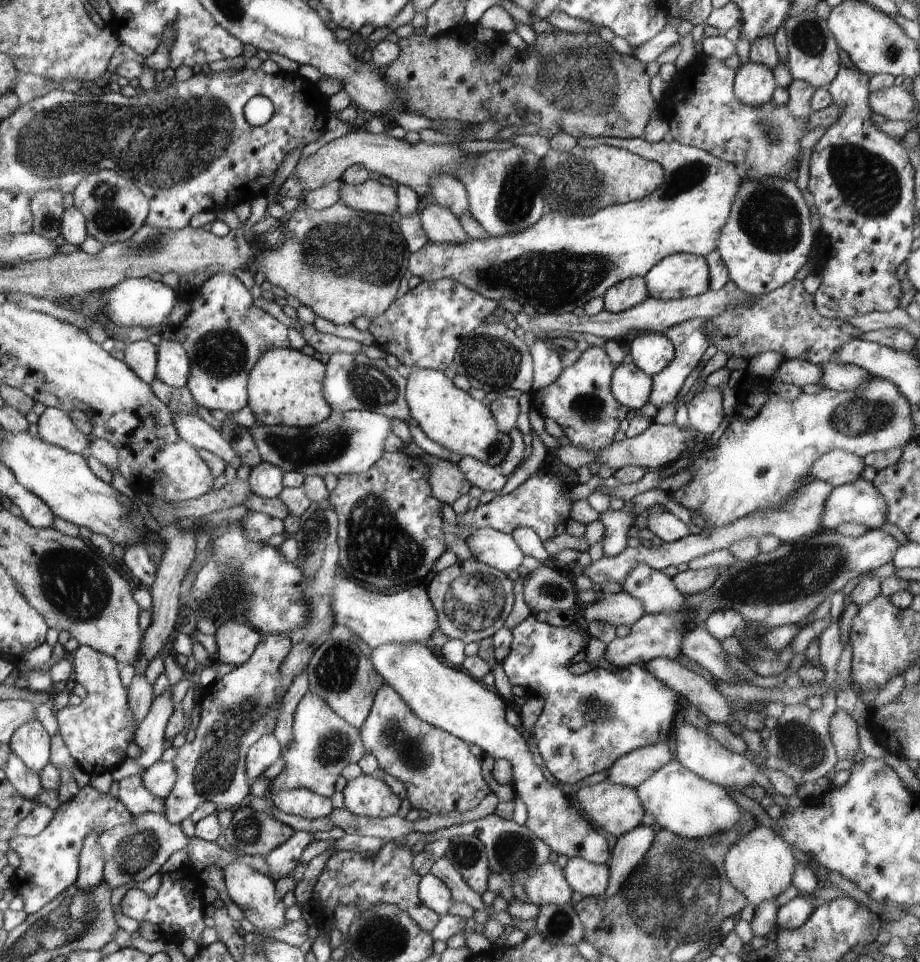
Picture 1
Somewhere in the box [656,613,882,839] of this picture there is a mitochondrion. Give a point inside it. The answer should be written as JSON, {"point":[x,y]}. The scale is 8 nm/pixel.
{"point":[801,744]}

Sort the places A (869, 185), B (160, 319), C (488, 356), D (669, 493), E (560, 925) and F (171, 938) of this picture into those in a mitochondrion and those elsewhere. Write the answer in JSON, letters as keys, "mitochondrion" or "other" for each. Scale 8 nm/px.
{"A":"mitochondrion","B":"other","C":"mitochondrion","D":"other","E":"mitochondrion","F":"other"}

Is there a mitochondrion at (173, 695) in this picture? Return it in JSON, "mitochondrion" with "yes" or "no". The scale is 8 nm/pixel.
{"mitochondrion":"no"}

